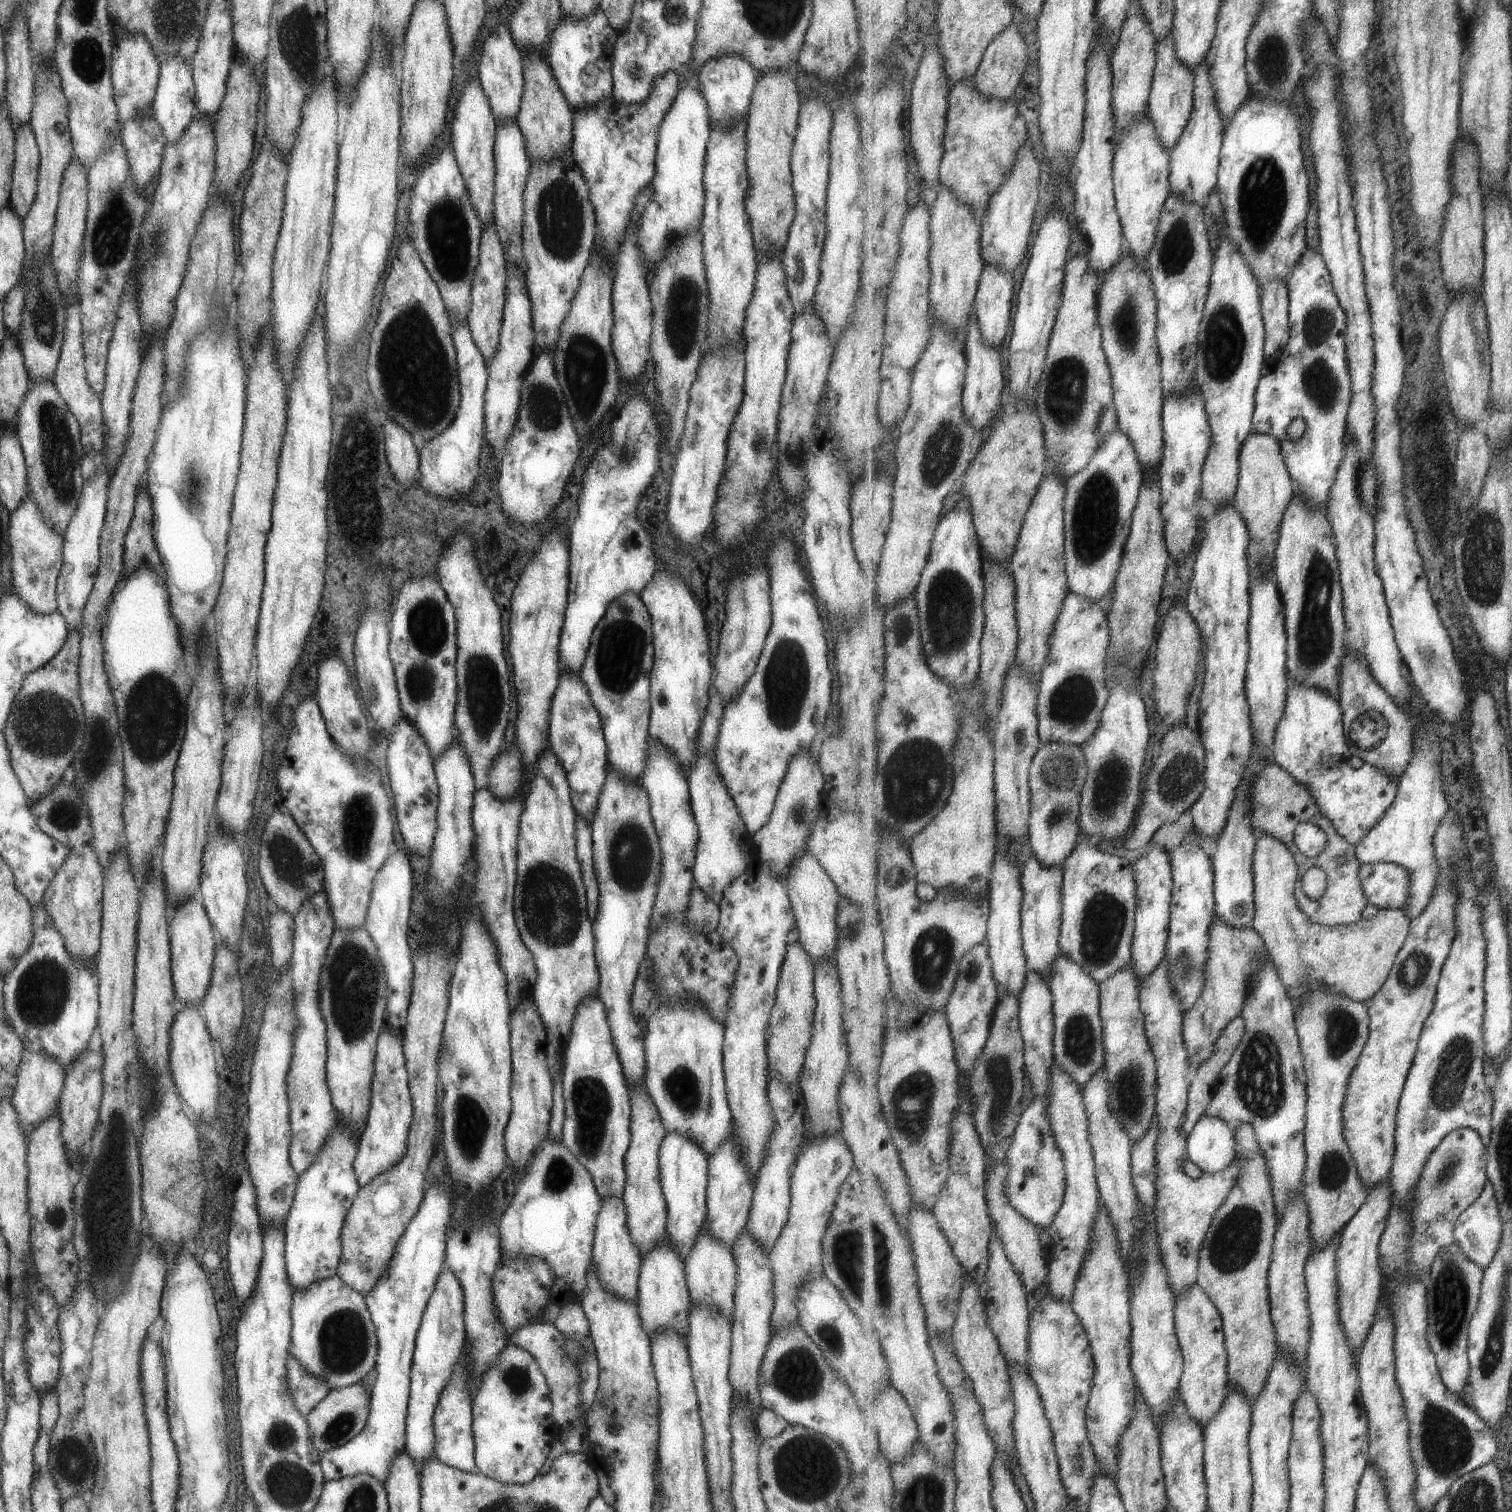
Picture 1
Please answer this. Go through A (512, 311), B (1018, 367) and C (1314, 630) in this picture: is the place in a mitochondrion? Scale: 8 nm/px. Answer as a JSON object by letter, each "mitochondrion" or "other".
{"A":"other","B":"other","C":"mitochondrion"}

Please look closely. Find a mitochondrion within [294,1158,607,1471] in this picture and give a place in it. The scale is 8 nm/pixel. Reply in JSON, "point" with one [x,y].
{"point":[342,1339]}

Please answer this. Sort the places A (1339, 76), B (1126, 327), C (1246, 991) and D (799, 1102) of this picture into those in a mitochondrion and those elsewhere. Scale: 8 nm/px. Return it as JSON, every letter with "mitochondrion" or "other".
{"A":"other","B":"mitochondrion","C":"other","D":"other"}

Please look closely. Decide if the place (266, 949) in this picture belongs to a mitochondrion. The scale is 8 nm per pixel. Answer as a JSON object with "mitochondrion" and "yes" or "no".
{"mitochondrion":"no"}

